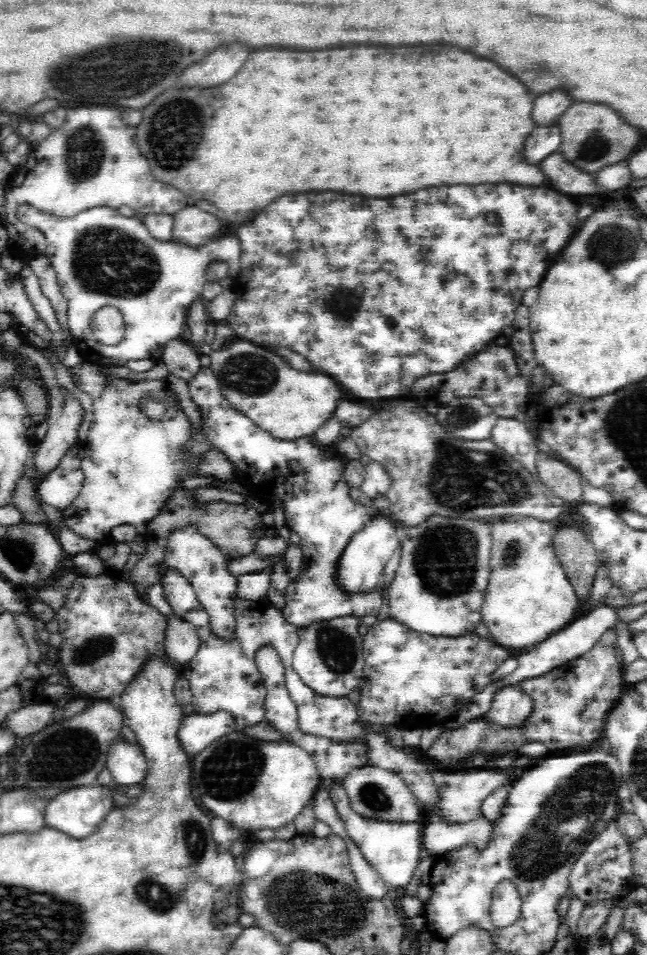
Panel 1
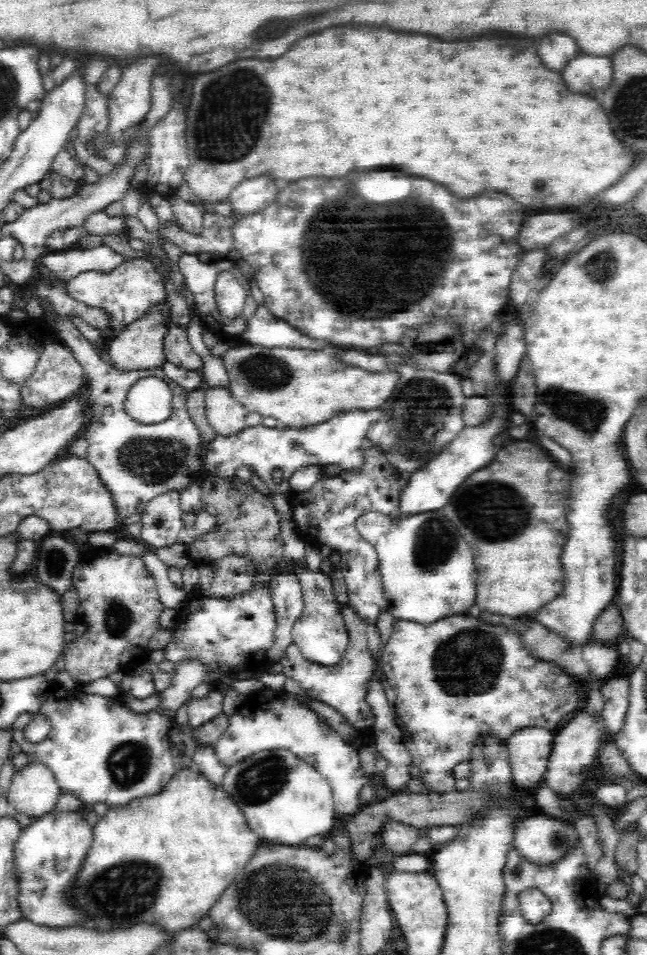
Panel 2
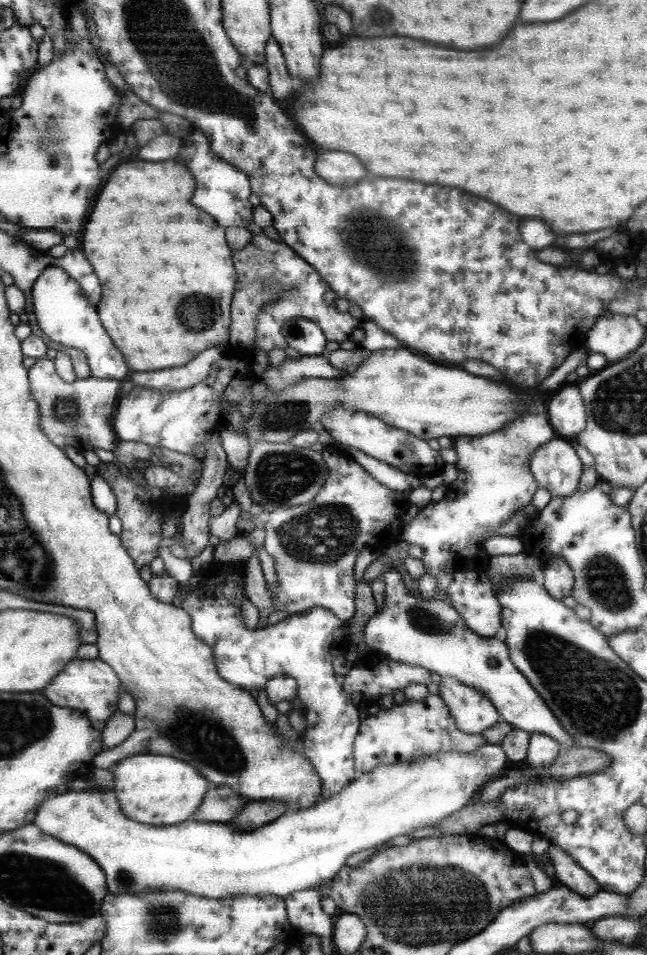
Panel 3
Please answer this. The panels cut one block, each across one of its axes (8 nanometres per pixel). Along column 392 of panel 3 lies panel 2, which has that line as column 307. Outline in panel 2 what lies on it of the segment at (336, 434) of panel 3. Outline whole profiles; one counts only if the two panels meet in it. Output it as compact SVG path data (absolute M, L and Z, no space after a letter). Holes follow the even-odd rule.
M49 309L46 315L54 318L55 331L62 335L62 340L72 348L73 355L84 368L86 383L83 390L88 392L93 413L93 419L81 434L88 442L85 459L97 469L102 485L113 494L122 521L133 514L141 514L148 502L160 494L176 490L181 495L192 482L200 482L204 476L232 477L238 468L248 468L267 484L272 493L280 493L286 498L292 492L288 480L302 466L325 468L329 464L337 464L344 471L354 471L355 474L362 470L365 450L362 442L372 424L381 420L380 407L336 413L322 424L307 425L304 428L269 428L261 423L244 427L236 435L217 435L207 445L202 445L200 432L186 409L188 392L178 383L169 382L160 367L130 372L116 370L113 365L102 361L90 341L68 319L70 316L58 316ZM147 376L156 376L167 382L172 393L171 414L158 424L146 425L132 420L123 405L127 390ZM275 468L282 470L283 481L279 484L270 475Z

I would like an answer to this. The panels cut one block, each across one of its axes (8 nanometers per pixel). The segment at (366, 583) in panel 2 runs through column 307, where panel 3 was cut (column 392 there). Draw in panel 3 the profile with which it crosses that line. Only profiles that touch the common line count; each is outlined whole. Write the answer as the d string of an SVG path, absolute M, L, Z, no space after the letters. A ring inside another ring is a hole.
M324 448L320 453L329 465L321 492L310 503L270 513L270 520L265 524L263 545L267 554L272 556L280 582L276 595L271 597L272 610L288 612L292 617L314 607L322 607L328 608L346 622L357 612L358 560L362 560L362 552L366 552L366 548L389 549L400 540L404 514L412 505L409 500L412 490L395 492L387 488L342 450Z

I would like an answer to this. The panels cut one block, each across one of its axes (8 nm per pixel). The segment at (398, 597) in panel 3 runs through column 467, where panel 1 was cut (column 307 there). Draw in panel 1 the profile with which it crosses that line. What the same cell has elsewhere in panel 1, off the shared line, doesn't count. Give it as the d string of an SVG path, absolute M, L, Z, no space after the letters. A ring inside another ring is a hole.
M352 615L314 621L298 629L299 641L293 652L293 669L302 682L318 695L343 697L356 690L362 682L365 656L359 626L359 617Z

